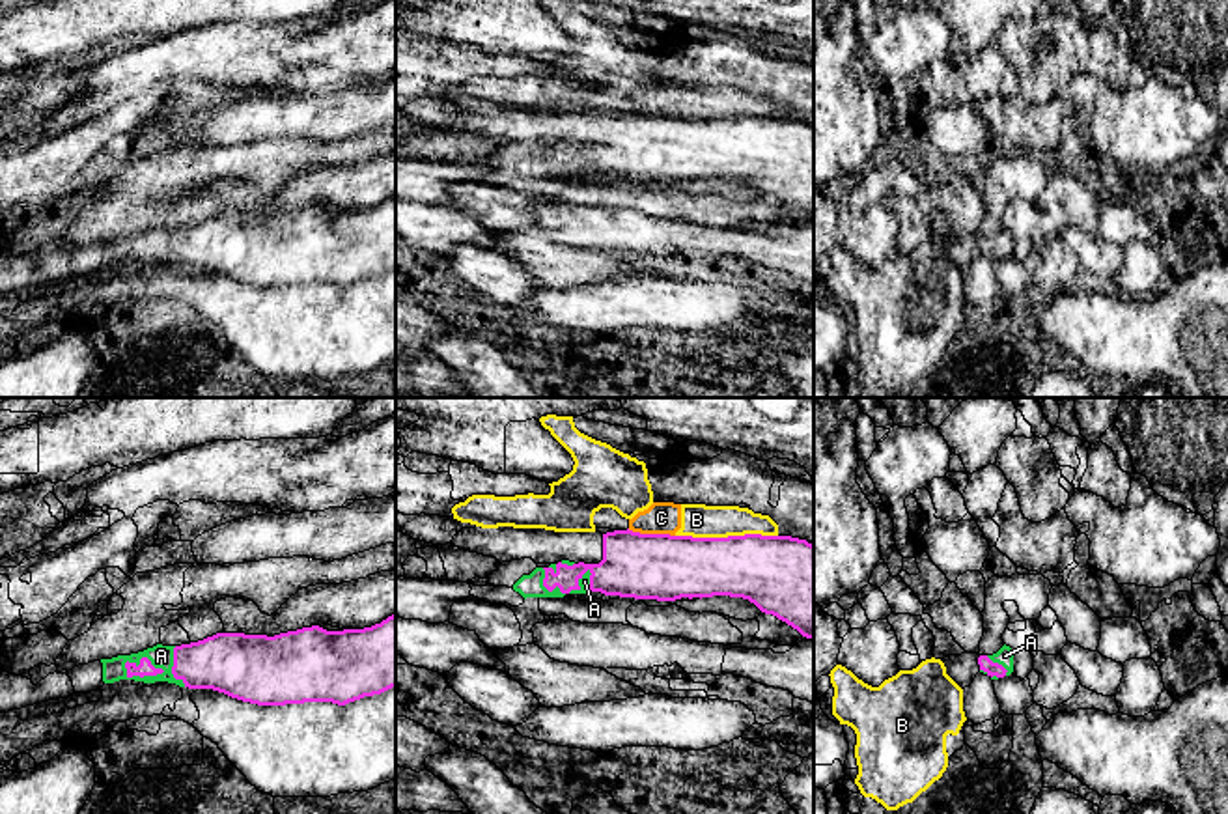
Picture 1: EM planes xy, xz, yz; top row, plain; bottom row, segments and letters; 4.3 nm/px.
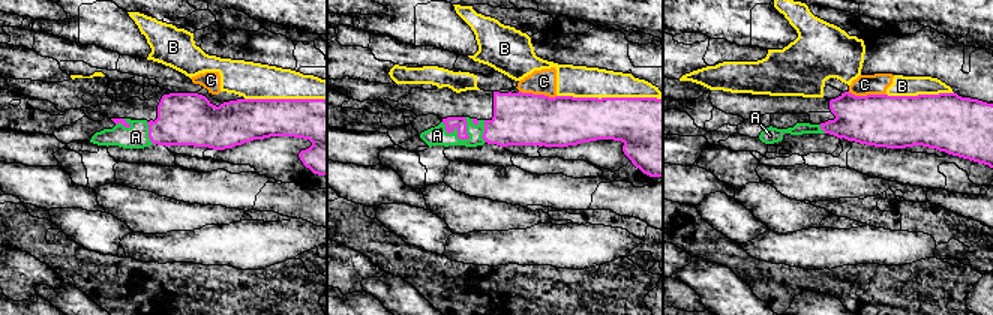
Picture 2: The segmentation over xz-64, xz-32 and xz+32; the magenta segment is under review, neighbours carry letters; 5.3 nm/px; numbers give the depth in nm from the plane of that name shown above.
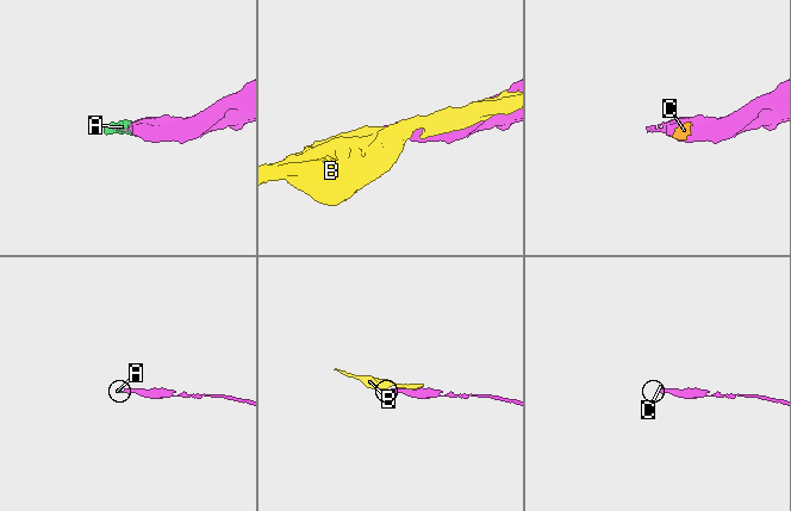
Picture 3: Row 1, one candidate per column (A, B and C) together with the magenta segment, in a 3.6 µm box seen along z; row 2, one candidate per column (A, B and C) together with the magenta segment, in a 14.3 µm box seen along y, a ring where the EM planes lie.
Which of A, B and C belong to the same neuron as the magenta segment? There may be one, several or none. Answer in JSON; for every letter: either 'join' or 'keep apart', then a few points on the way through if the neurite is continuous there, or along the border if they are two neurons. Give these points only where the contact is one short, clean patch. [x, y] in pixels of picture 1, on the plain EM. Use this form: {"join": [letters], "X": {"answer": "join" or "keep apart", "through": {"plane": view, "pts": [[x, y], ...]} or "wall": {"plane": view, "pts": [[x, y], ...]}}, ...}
{"join": ["A"], "A": {"answer": "join", "through": {"plane": "xy", "pts": [[144, 251], [144, 239], [161, 238]]}}, "B": {"answer": "keep apart"}, "C": {"answer": "keep apart", "wall": {"plane": "xz", "pts": [[627, 111], [674, 118]]}}}

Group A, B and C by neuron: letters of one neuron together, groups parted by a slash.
A / B C

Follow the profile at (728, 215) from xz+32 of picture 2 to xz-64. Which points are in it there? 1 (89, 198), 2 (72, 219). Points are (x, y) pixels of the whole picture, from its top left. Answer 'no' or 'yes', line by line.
1: no
2: yes

